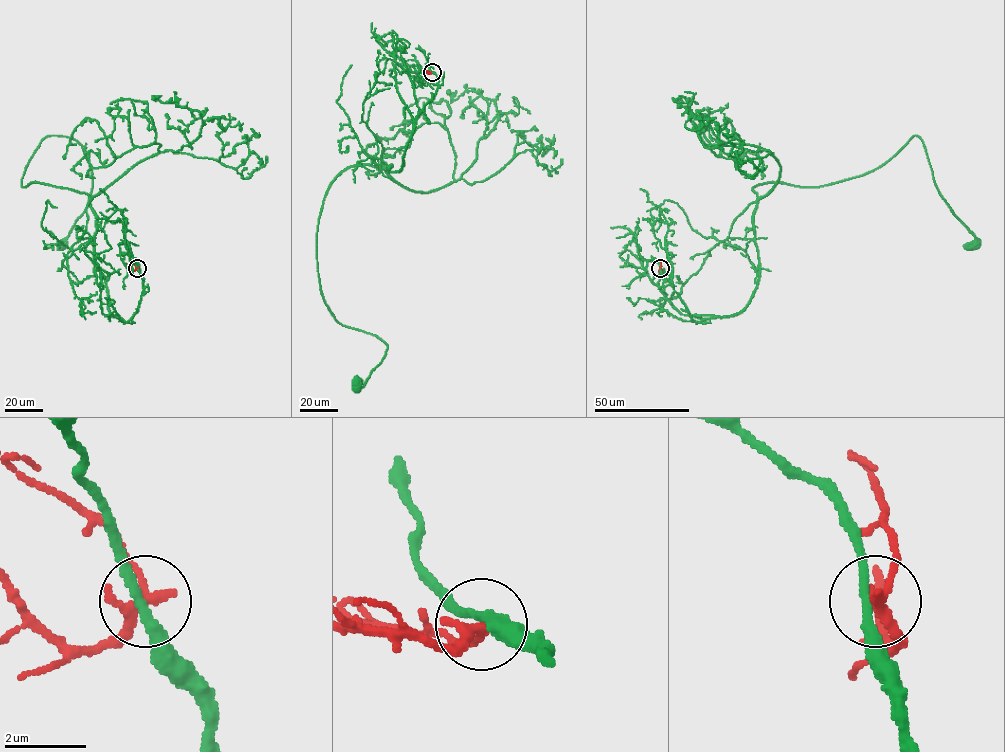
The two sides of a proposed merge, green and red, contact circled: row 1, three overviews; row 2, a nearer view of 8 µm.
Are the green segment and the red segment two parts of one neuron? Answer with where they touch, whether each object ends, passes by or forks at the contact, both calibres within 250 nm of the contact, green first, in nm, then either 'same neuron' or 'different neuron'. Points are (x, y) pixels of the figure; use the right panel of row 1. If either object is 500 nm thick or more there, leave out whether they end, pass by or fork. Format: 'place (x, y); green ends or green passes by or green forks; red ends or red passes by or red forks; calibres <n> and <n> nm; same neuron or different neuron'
place (660, 268); green passes by; red passes by; calibres 240 and 280 nm; different neuron

